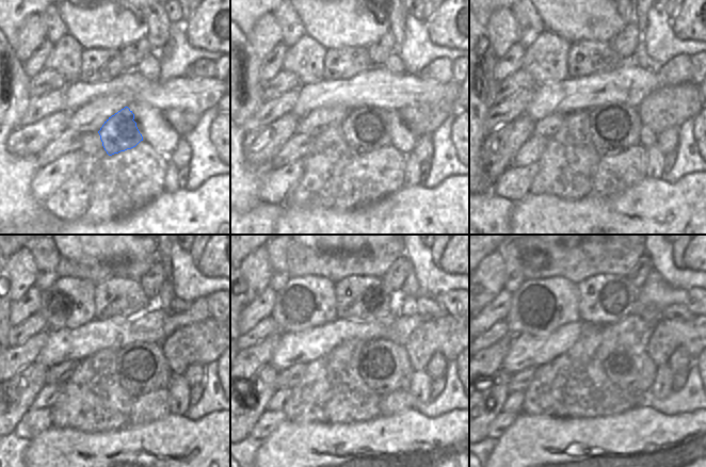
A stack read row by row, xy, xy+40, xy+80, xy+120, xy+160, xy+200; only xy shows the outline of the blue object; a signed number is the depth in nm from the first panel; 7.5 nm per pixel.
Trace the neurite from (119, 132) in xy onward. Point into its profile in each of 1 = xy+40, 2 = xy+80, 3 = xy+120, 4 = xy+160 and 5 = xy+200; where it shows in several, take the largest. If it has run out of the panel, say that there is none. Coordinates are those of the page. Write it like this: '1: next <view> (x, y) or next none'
1: next xy+40 (360, 132)
2: next xy+80 (605, 133)
3: next xy+120 (129, 369)
4: next xy+160 (368, 367)
5: next xy+200 (610, 365)

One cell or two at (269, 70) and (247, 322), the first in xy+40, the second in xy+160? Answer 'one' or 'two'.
one

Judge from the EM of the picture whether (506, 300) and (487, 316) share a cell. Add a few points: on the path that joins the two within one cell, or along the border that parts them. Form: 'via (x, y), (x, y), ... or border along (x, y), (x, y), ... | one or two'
via (504, 305), (493, 312) | one

